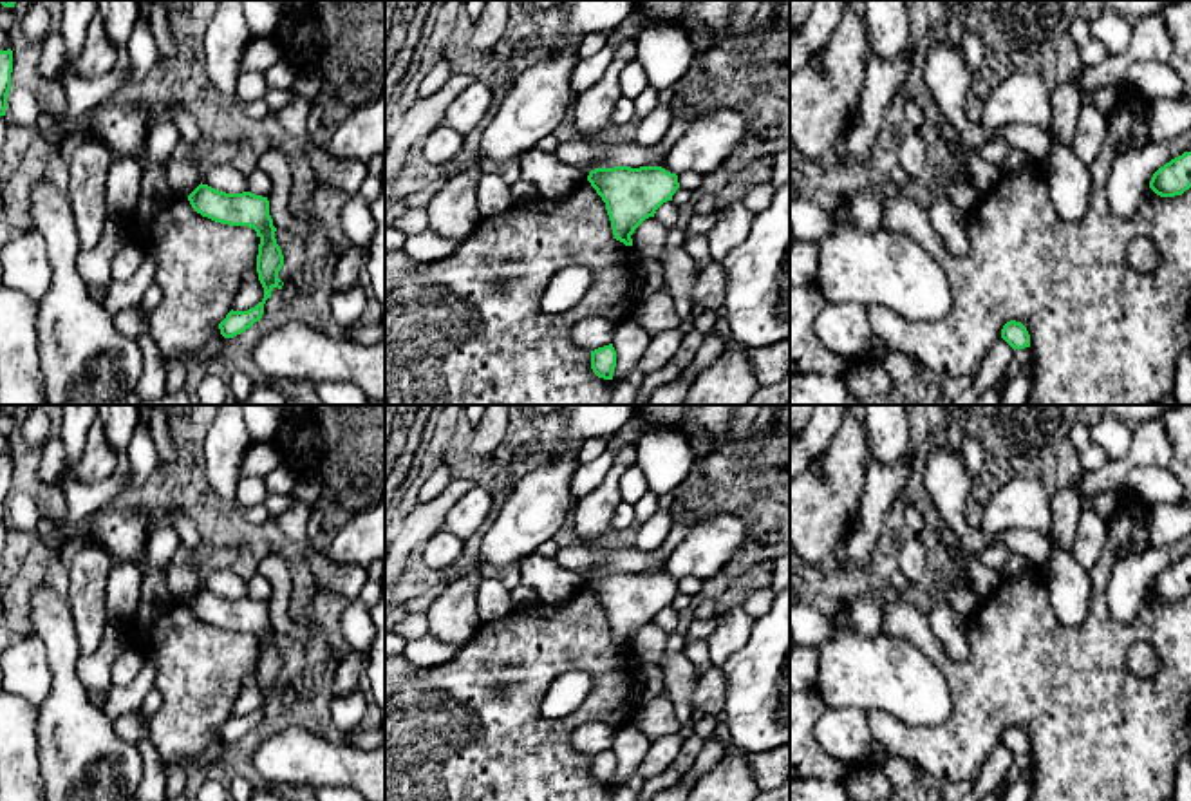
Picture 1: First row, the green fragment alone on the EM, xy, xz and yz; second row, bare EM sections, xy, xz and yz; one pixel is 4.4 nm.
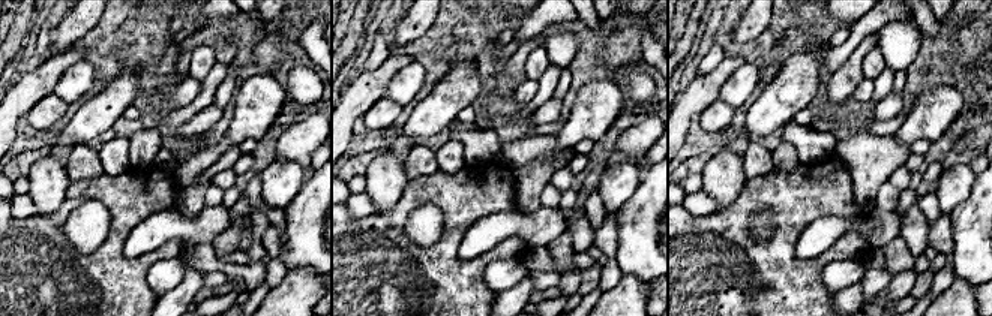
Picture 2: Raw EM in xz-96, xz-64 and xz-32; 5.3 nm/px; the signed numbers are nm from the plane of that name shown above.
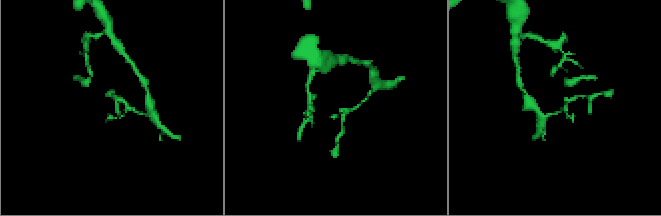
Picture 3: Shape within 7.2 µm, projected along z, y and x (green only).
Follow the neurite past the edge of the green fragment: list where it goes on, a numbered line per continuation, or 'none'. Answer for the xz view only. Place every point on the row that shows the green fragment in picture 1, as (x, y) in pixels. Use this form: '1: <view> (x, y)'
1: xz (553, 178)

